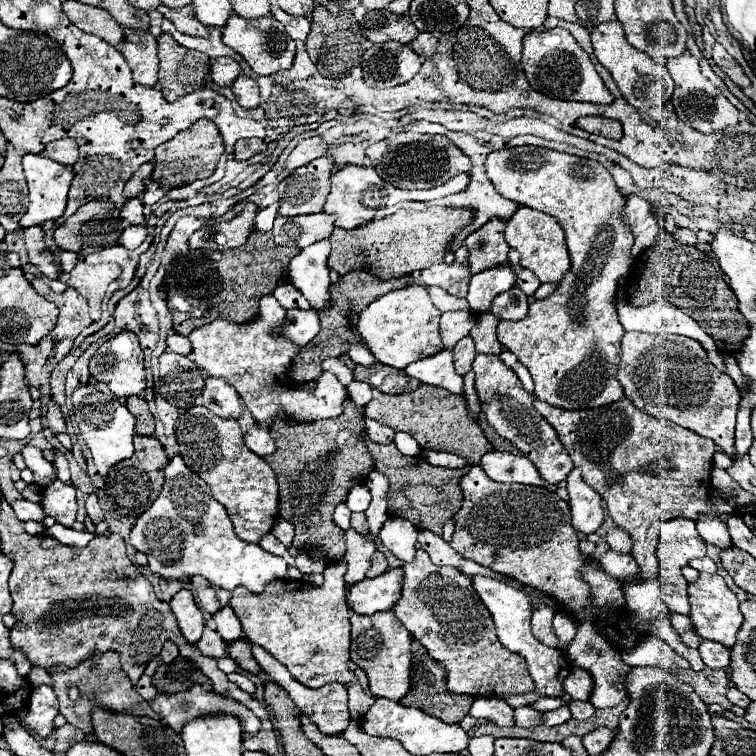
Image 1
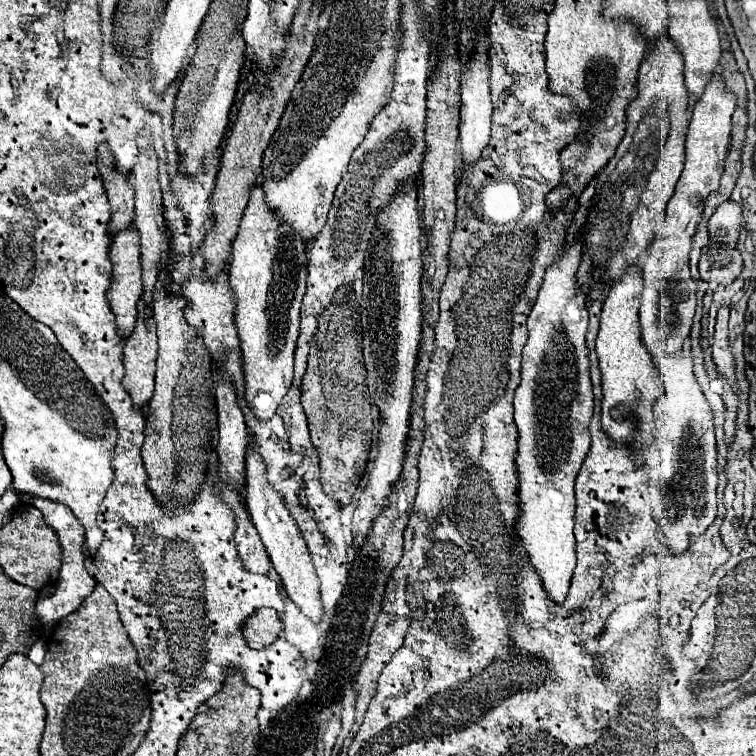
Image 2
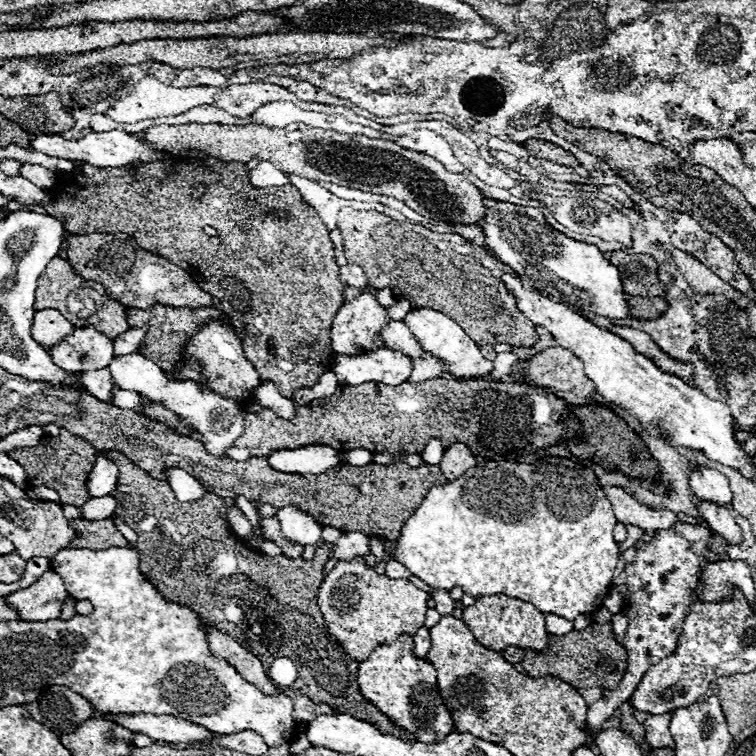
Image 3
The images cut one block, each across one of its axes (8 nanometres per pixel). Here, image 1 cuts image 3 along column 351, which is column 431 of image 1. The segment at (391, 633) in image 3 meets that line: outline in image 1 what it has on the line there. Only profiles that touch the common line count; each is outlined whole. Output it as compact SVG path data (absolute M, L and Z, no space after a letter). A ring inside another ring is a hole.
M424 550L416 552L416 560L412 564L404 564L404 588L402 598L394 608L394 614L404 624L404 628L410 630L410 634L418 638L424 648L428 648L428 654L446 666L450 692L470 696L510 696L534 692L536 684L526 670L524 658L516 656L514 652L508 652L498 642L492 616L486 612L480 596L476 596L472 580L452 566L434 566Z

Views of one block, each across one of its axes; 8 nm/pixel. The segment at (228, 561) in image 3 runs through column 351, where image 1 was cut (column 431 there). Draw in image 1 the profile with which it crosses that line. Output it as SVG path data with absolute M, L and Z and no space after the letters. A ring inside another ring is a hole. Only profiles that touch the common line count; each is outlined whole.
M416 638L412 640L412 654L414 654L414 664L416 664L416 668L412 670L412 686L410 686L408 694L400 698L400 702L404 706L424 710L426 714L436 716L436 718L444 720L446 724L458 724L468 714L468 708L472 706L474 698L468 696L468 694L452 694L446 688L446 668L444 668L444 664L434 660Z

